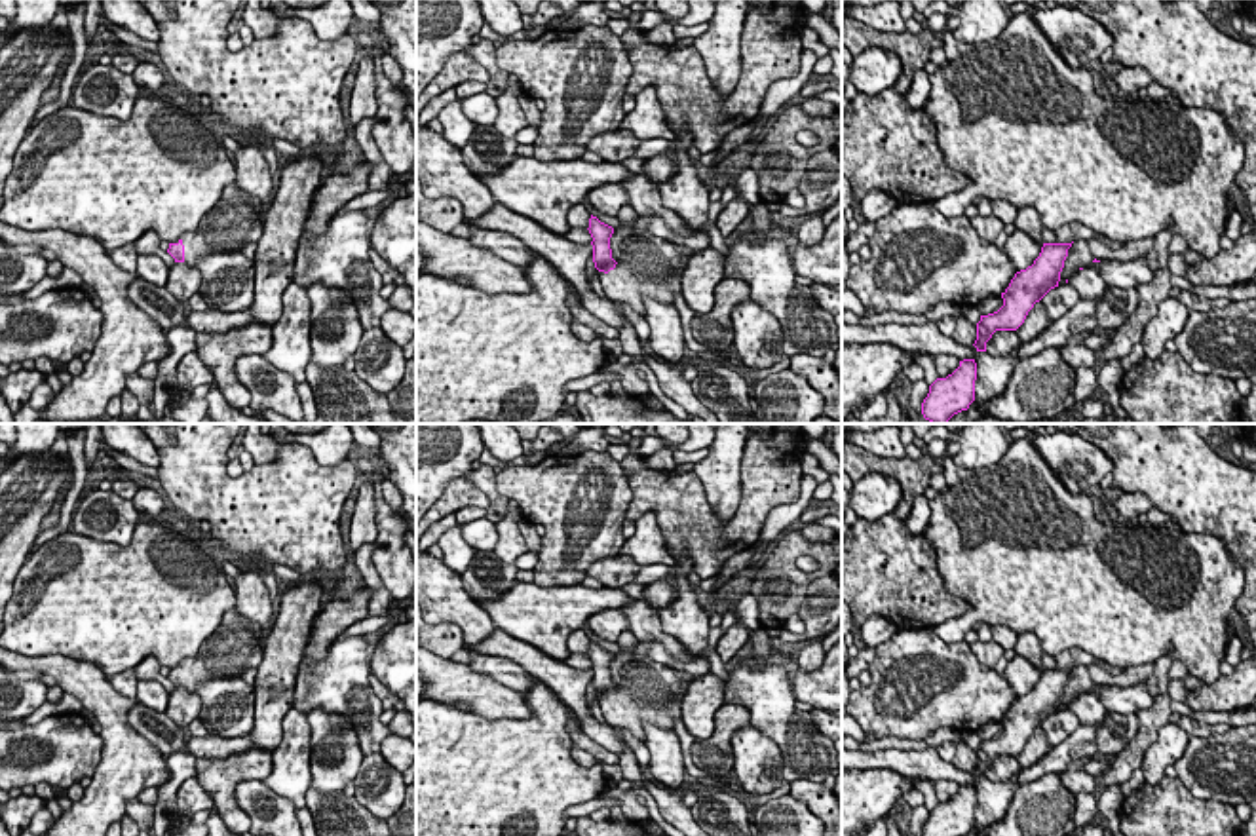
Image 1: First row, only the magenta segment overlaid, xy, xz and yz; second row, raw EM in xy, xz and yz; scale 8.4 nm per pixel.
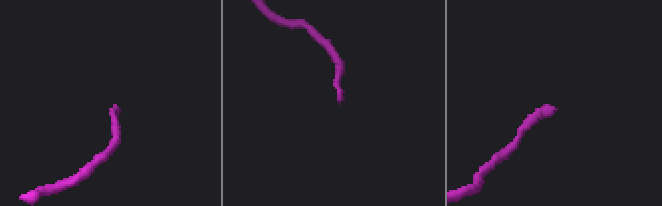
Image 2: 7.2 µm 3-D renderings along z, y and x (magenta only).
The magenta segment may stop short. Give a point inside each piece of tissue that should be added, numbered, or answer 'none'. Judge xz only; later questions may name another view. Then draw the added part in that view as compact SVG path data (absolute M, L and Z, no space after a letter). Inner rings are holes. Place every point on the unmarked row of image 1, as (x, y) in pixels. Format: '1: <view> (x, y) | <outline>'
1: xz (648, 690) | M638 657L619 674L616 694L597 701L604 720L614 728L629 730L640 741L644 741L644 722L675 732L675 724L682 718L684 695L676 671L650 657Z

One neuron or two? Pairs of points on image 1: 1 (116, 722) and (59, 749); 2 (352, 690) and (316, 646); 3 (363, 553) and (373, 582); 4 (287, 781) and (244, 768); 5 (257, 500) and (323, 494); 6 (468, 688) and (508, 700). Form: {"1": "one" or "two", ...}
{"1": "two", "2": "two", "3": "one", "4": "two", "5": "one", "6": "one"}

